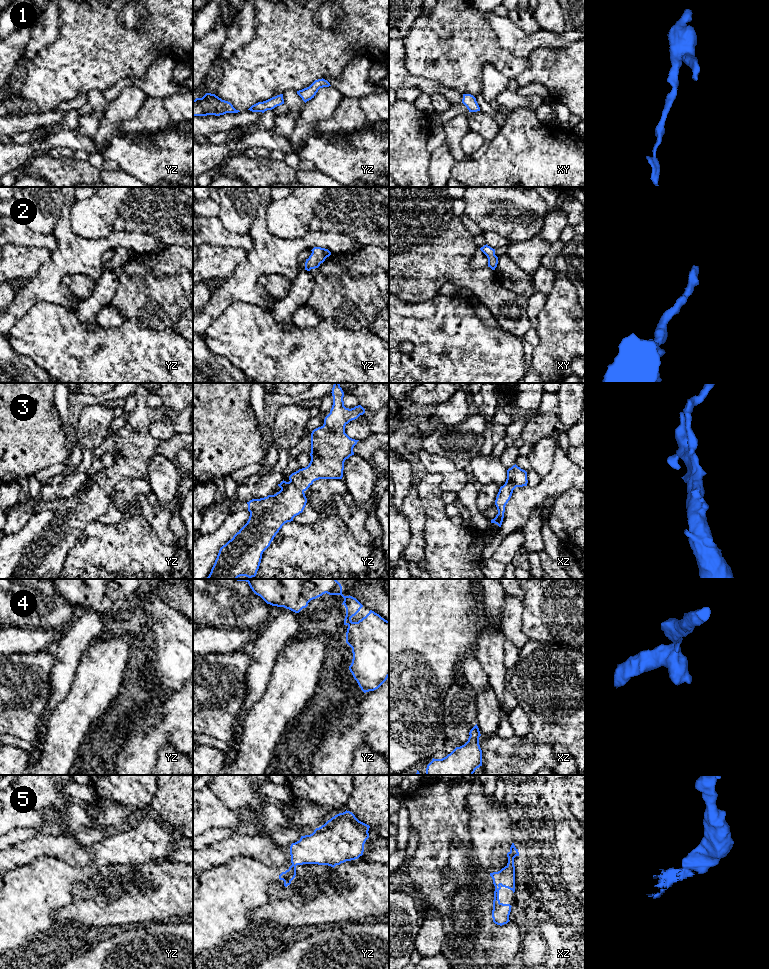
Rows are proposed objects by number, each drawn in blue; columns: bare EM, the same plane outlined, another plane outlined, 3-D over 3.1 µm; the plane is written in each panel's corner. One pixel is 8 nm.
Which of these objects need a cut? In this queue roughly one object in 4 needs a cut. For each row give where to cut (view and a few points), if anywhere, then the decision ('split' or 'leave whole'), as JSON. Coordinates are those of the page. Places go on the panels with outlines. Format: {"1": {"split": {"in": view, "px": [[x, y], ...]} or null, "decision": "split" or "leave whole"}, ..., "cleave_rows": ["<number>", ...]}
{"1": {"split": null, "decision": "leave whole"}, "2": {"split": null, "decision": "leave whole"}, "3": {"split": null, "decision": "leave whole"}, "4": {"split": null, "decision": "leave whole"}, "5": {"split": null, "decision": "leave whole"}, "cleave_rows": []}

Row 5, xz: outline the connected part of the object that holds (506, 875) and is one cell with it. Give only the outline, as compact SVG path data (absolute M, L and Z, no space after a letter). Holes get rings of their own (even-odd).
M512 843L510 851L507 853L507 865L498 872L490 873L490 876L493 879L493 884L495 886L492 918L493 922L500 926L507 924L510 921L509 915L512 906L510 904L503 904L500 902L499 890L502 887L505 887L512 890L513 893L515 892L514 858L516 856L519 856L519 852L514 843Z

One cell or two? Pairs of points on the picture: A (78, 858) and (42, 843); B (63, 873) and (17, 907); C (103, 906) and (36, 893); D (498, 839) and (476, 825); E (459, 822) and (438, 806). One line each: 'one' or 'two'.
A: one
B: one
C: two
D: one
E: one

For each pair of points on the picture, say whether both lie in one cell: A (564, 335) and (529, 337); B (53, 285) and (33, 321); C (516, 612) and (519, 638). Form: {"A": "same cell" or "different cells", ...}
{"A": "different cells", "B": "different cells", "C": "same cell"}

